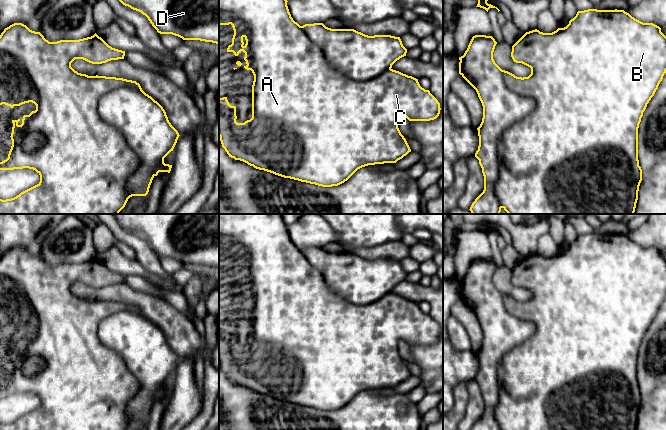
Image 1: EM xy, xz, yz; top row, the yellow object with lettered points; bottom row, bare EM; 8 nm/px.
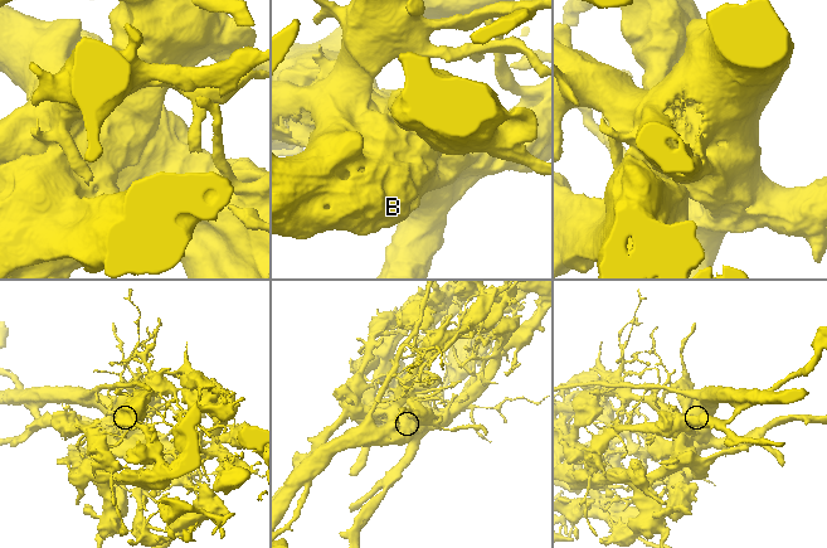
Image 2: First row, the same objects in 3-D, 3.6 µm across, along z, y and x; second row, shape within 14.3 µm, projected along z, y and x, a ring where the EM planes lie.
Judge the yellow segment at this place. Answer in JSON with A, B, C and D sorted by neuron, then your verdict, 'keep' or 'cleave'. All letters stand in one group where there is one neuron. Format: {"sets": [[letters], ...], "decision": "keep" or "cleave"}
{"sets": [["A", "B", "C"], ["D"]], "decision": "cleave"}

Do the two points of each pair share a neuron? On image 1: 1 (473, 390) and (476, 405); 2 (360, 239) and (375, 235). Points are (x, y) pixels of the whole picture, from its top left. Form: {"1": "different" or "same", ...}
{"1": "same", "2": "same"}

